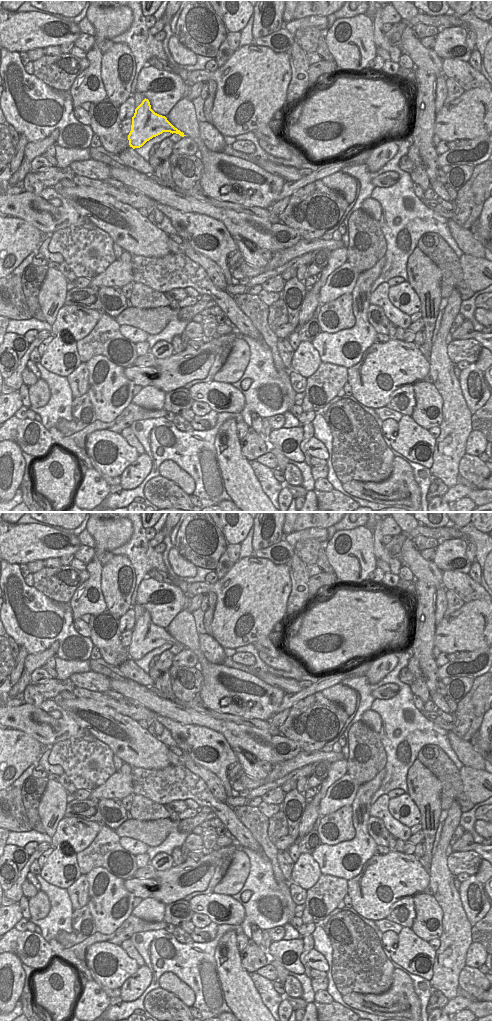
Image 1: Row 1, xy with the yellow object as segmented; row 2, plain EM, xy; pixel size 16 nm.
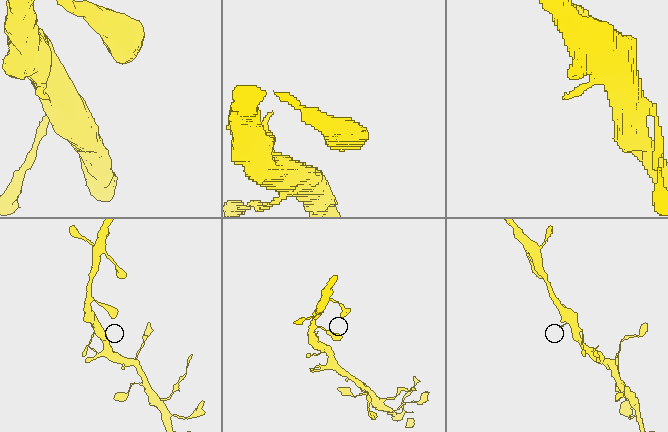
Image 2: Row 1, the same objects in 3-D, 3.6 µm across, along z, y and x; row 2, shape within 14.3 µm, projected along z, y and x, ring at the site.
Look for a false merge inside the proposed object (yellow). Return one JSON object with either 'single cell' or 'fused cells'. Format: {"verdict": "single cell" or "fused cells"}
{"verdict": "single cell"}

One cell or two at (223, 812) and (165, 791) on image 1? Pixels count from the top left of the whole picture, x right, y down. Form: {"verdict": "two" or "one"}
{"verdict": "one"}

